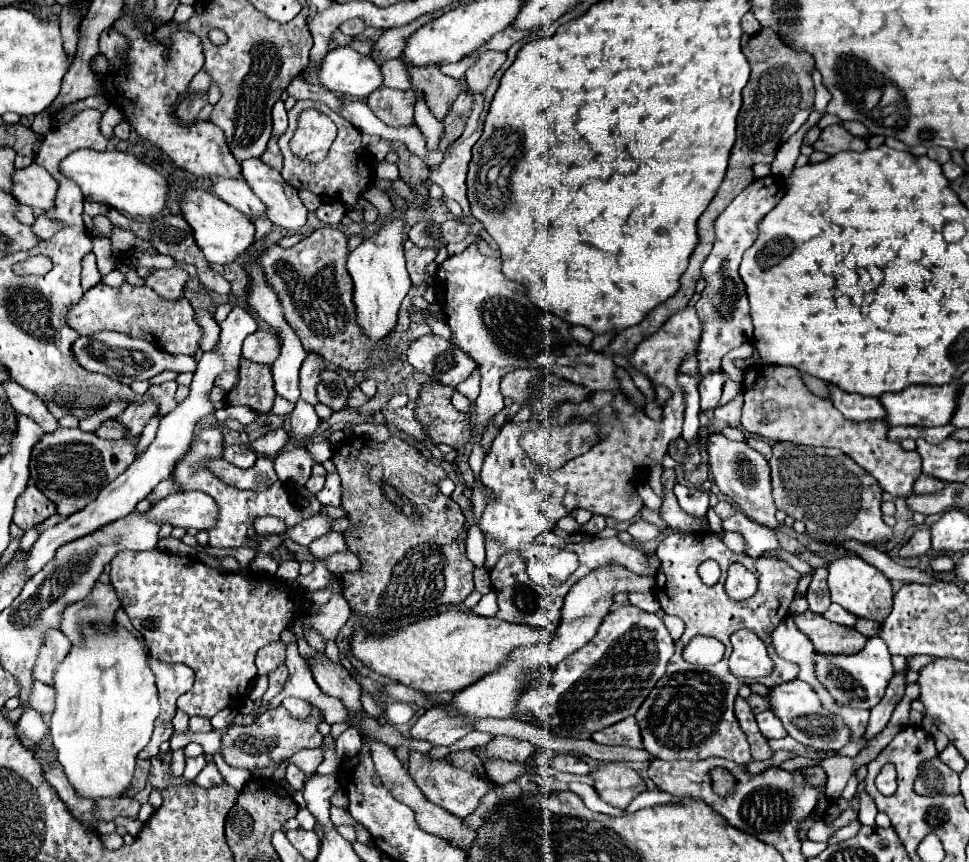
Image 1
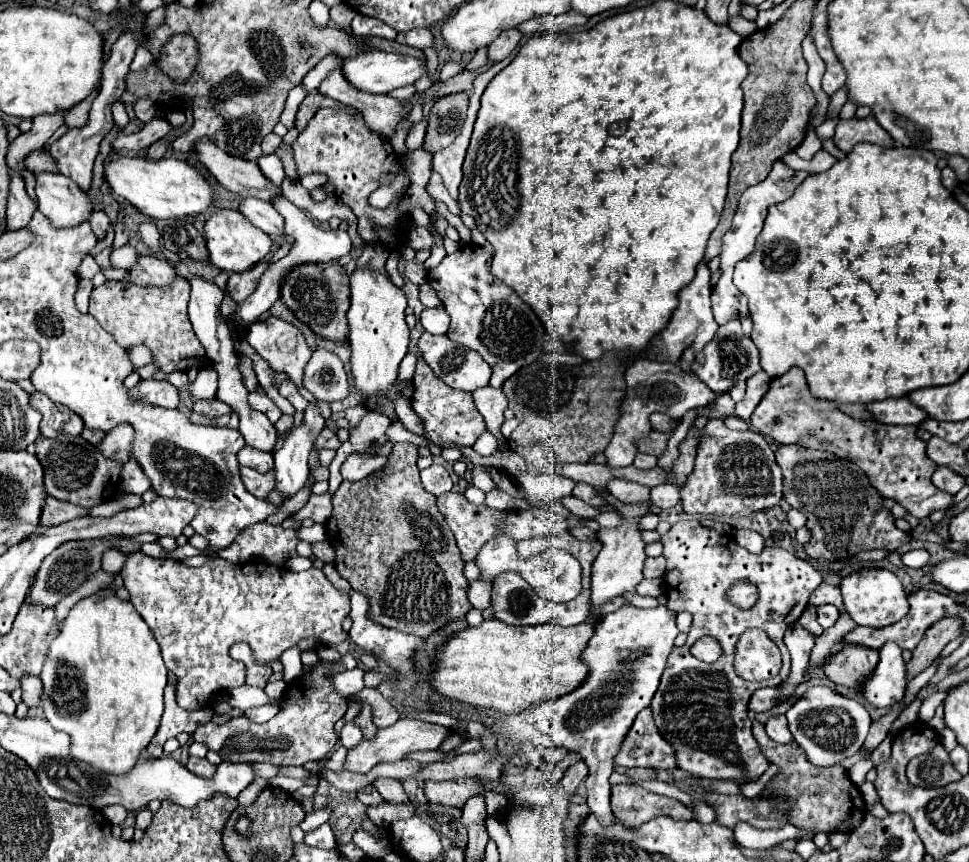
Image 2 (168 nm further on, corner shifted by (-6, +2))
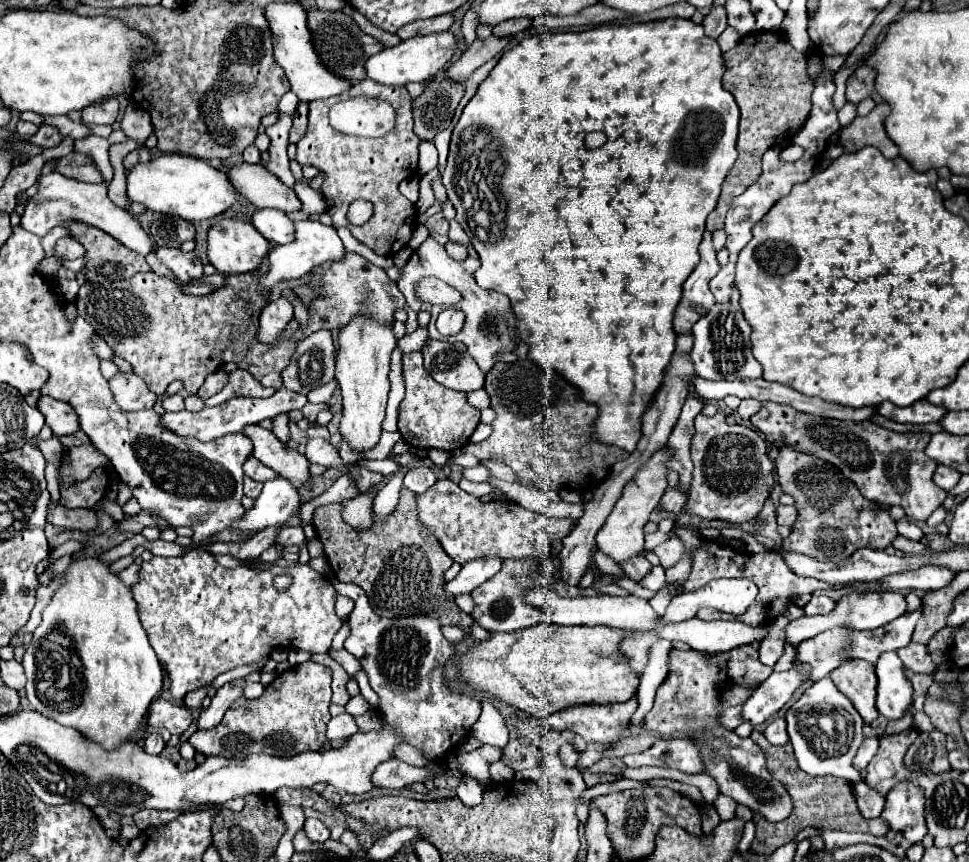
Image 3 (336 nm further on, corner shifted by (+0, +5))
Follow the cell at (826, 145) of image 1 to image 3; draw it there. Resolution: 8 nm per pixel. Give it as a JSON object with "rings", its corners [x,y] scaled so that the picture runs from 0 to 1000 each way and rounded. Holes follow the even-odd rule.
{"rings":[[[905,122],[895,136],[882,136],[882,140],[870,150],[868,171],[872,175],[886,175],[891,171],[905,171],[911,182],[924,184],[928,182],[928,173],[913,154],[913,138],[920,131],[920,124]]]}

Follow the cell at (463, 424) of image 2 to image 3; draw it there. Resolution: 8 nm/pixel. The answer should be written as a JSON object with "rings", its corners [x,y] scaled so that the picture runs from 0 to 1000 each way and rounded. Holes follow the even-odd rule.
{"rings":[[[434,410],[416,412],[416,440],[420,454],[412,470],[414,509],[428,521],[455,521],[459,526],[478,521],[494,491],[494,477],[482,468],[482,458],[453,447],[439,430]]]}

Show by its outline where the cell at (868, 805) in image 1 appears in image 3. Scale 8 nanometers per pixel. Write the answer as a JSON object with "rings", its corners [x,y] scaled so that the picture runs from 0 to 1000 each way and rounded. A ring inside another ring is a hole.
{"rings":[[[856,785],[841,790],[812,825],[810,836],[822,885],[831,897],[872,901],[878,908],[889,906],[889,899],[884,892],[880,892],[878,883],[891,860],[891,834],[884,829],[880,816],[862,797]]]}

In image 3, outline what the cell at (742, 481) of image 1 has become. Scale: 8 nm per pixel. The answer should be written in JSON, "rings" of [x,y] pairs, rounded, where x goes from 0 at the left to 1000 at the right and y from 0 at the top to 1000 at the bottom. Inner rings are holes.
{"rings":[[[744,477],[734,484],[721,479],[717,484],[713,535],[717,539],[709,581],[713,597],[765,609],[785,595],[798,565],[798,537],[781,500],[761,491],[752,493]]]}

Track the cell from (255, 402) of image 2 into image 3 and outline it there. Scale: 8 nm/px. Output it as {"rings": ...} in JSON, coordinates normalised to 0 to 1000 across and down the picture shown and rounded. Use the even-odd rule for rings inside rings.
{"rings":[[[243,428],[236,433],[236,442],[234,447],[222,458],[212,463],[212,472],[220,472],[220,470],[228,470],[238,461],[278,461],[280,456],[284,456],[282,449],[271,449],[263,437],[259,437],[255,430]]]}

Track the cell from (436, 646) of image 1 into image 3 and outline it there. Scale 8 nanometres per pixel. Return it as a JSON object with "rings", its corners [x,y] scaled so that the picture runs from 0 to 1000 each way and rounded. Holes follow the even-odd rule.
{"rings":[[[558,723],[531,734],[507,734],[503,744],[486,751],[474,767],[474,781],[486,797],[507,804],[517,813],[554,832],[606,816],[641,816],[659,797],[659,783],[651,778],[639,755],[643,732],[631,727],[581,727]]]}

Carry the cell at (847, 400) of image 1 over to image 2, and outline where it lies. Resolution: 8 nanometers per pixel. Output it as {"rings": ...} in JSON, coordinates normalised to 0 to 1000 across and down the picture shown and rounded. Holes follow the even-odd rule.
{"rings":[[[915,462],[913,466],[897,466],[895,476],[899,478],[901,487],[909,490],[909,492],[950,492],[957,480],[942,471],[942,466],[938,466],[938,462]]]}

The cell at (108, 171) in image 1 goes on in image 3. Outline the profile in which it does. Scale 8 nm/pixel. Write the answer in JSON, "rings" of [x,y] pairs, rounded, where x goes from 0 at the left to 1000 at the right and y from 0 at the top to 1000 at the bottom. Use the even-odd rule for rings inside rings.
{"rings":[[[166,180],[154,189],[143,189],[131,205],[131,226],[135,233],[148,235],[160,247],[183,249],[193,256],[224,252],[245,235],[245,222],[232,198],[220,196],[209,184],[193,180]]]}

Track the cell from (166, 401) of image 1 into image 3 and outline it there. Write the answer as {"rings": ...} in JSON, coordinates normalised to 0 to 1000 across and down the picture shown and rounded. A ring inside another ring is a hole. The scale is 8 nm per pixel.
{"rings":[[[121,433],[112,440],[115,454],[119,458],[119,465],[129,477],[141,477],[141,474],[158,474],[162,458],[154,454],[152,444],[143,440],[139,433]]]}

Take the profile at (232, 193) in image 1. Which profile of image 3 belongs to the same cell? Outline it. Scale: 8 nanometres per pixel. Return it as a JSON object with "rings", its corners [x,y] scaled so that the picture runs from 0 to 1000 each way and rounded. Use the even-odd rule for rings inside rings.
{"rings":[[[267,242],[261,249],[261,263],[276,277],[286,284],[296,284],[304,275],[304,259],[286,242]]]}

